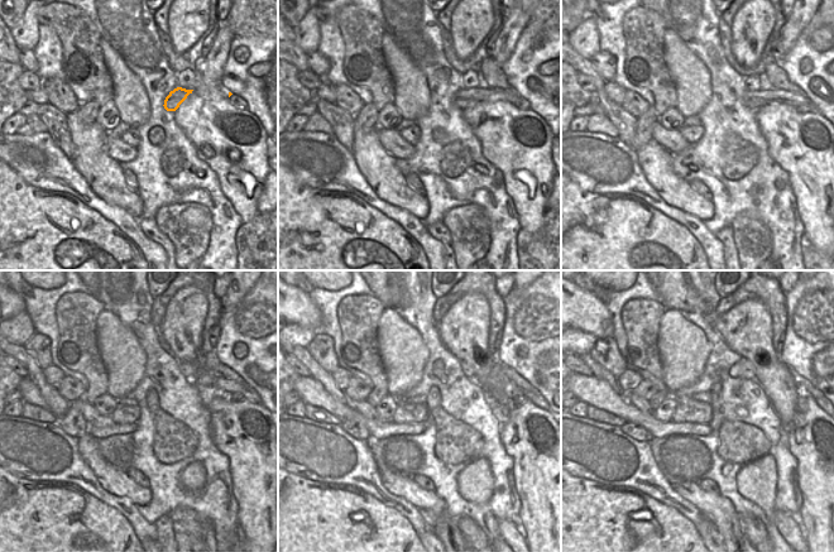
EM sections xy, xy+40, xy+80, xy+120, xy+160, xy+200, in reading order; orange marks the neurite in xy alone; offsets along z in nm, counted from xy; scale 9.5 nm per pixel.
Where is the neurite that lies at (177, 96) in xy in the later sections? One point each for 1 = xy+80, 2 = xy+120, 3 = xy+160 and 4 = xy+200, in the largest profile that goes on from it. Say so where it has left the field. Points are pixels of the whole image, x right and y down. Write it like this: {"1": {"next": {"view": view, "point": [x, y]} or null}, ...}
{"1": {"next": {"view": "xy+80", "point": [753, 99]}}, "2": {"next": {"view": "xy+120", "point": [205, 378]}}, "3": {"next": {"view": "xy+160", "point": [533, 394]}}, "4": {"next": {"view": "xy+200", "point": [805, 384]}}}

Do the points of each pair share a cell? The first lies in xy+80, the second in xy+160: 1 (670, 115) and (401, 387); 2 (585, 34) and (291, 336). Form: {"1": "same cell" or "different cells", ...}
{"1": "different cells", "2": "same cell"}

